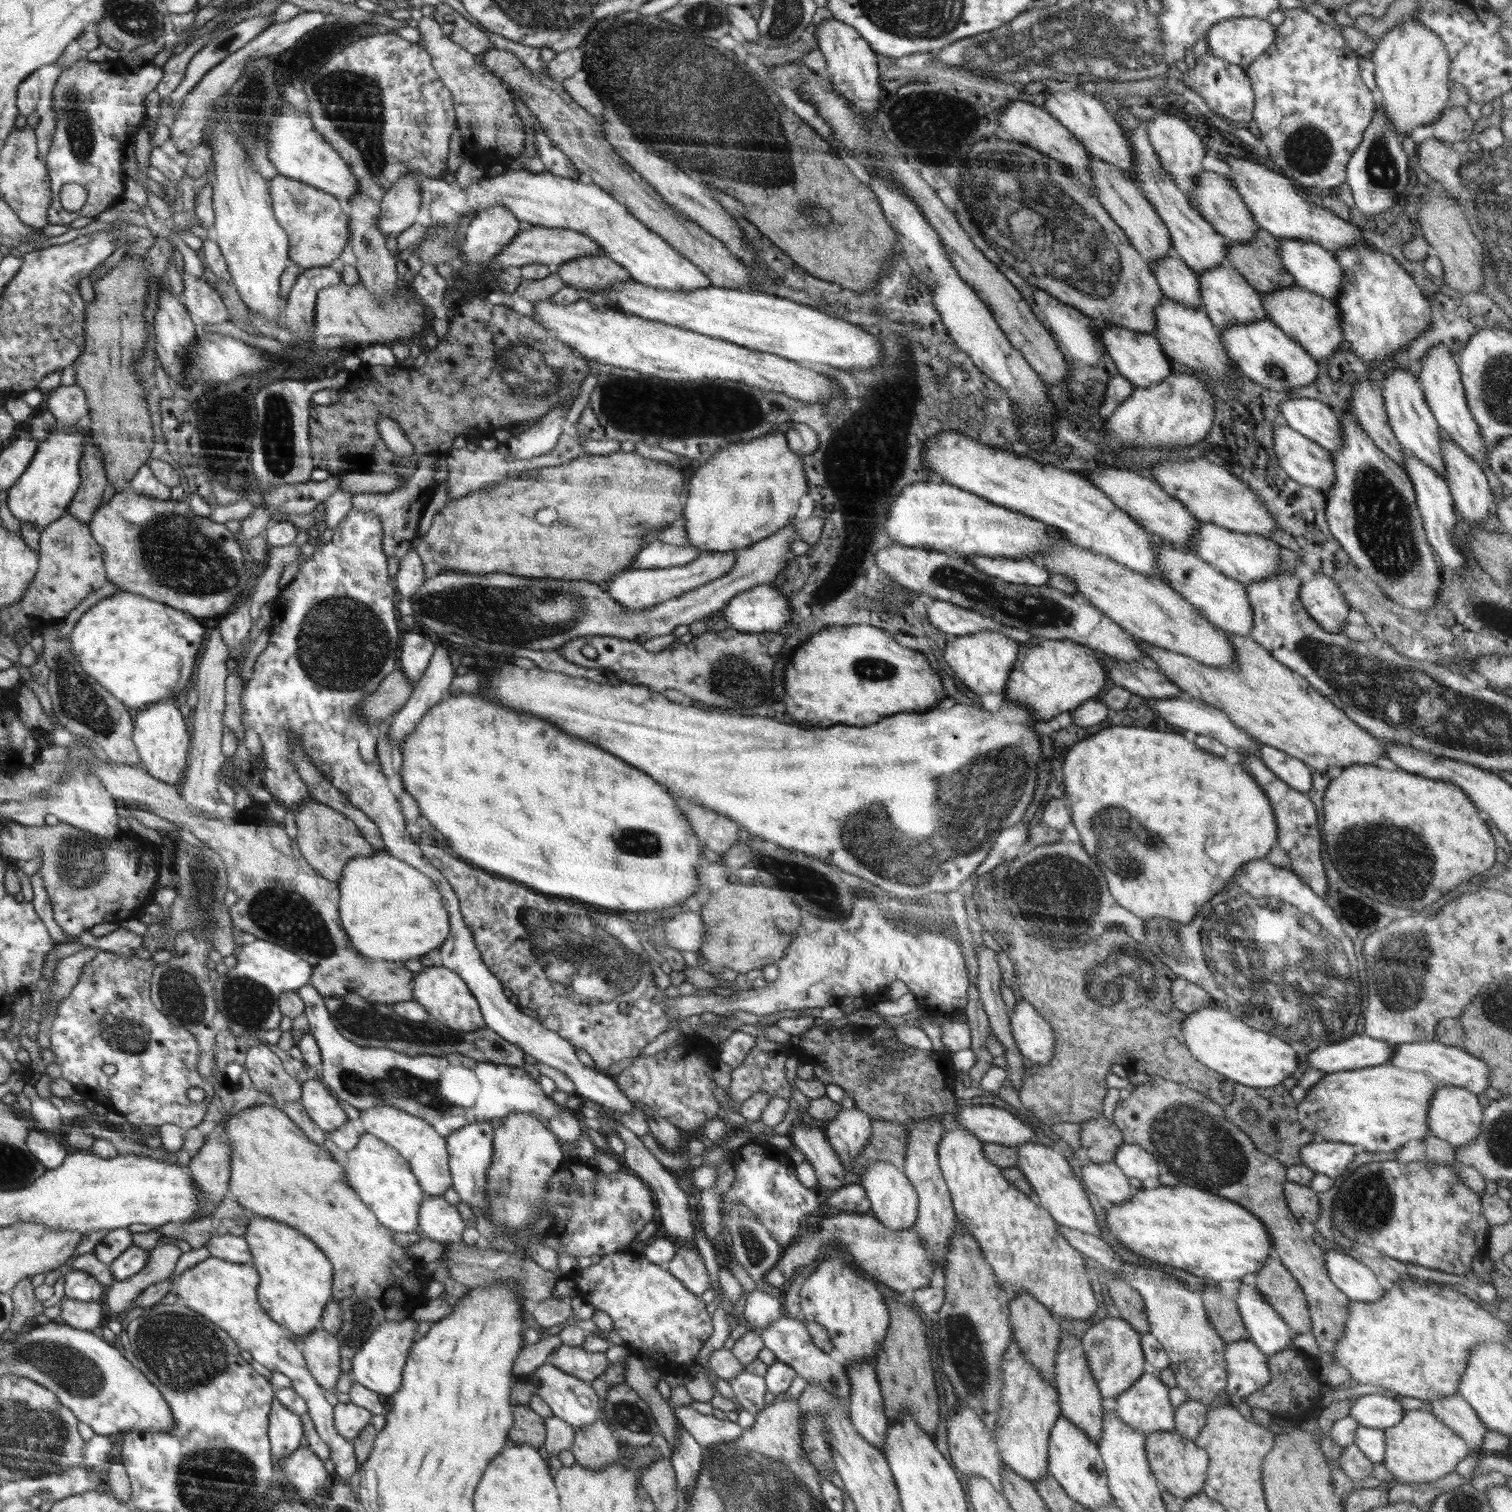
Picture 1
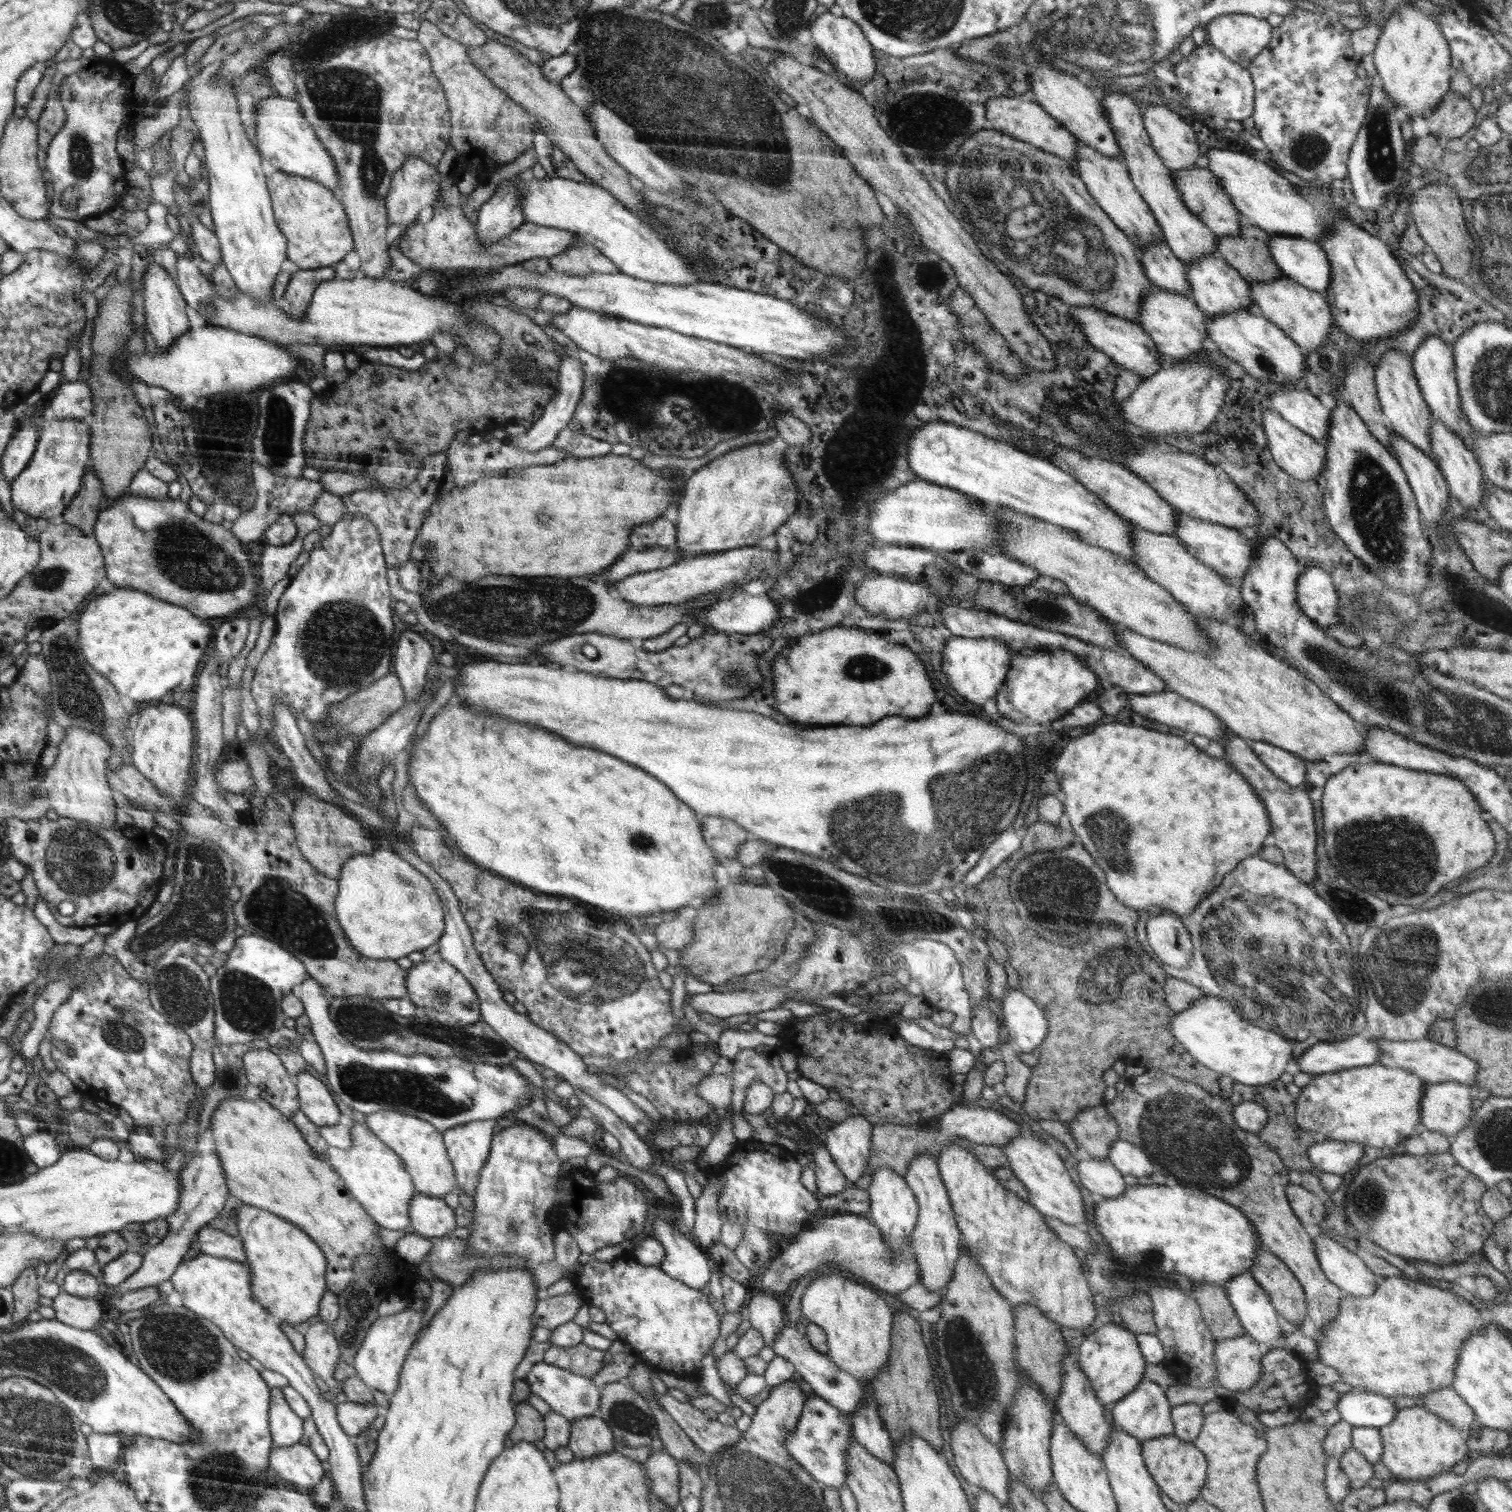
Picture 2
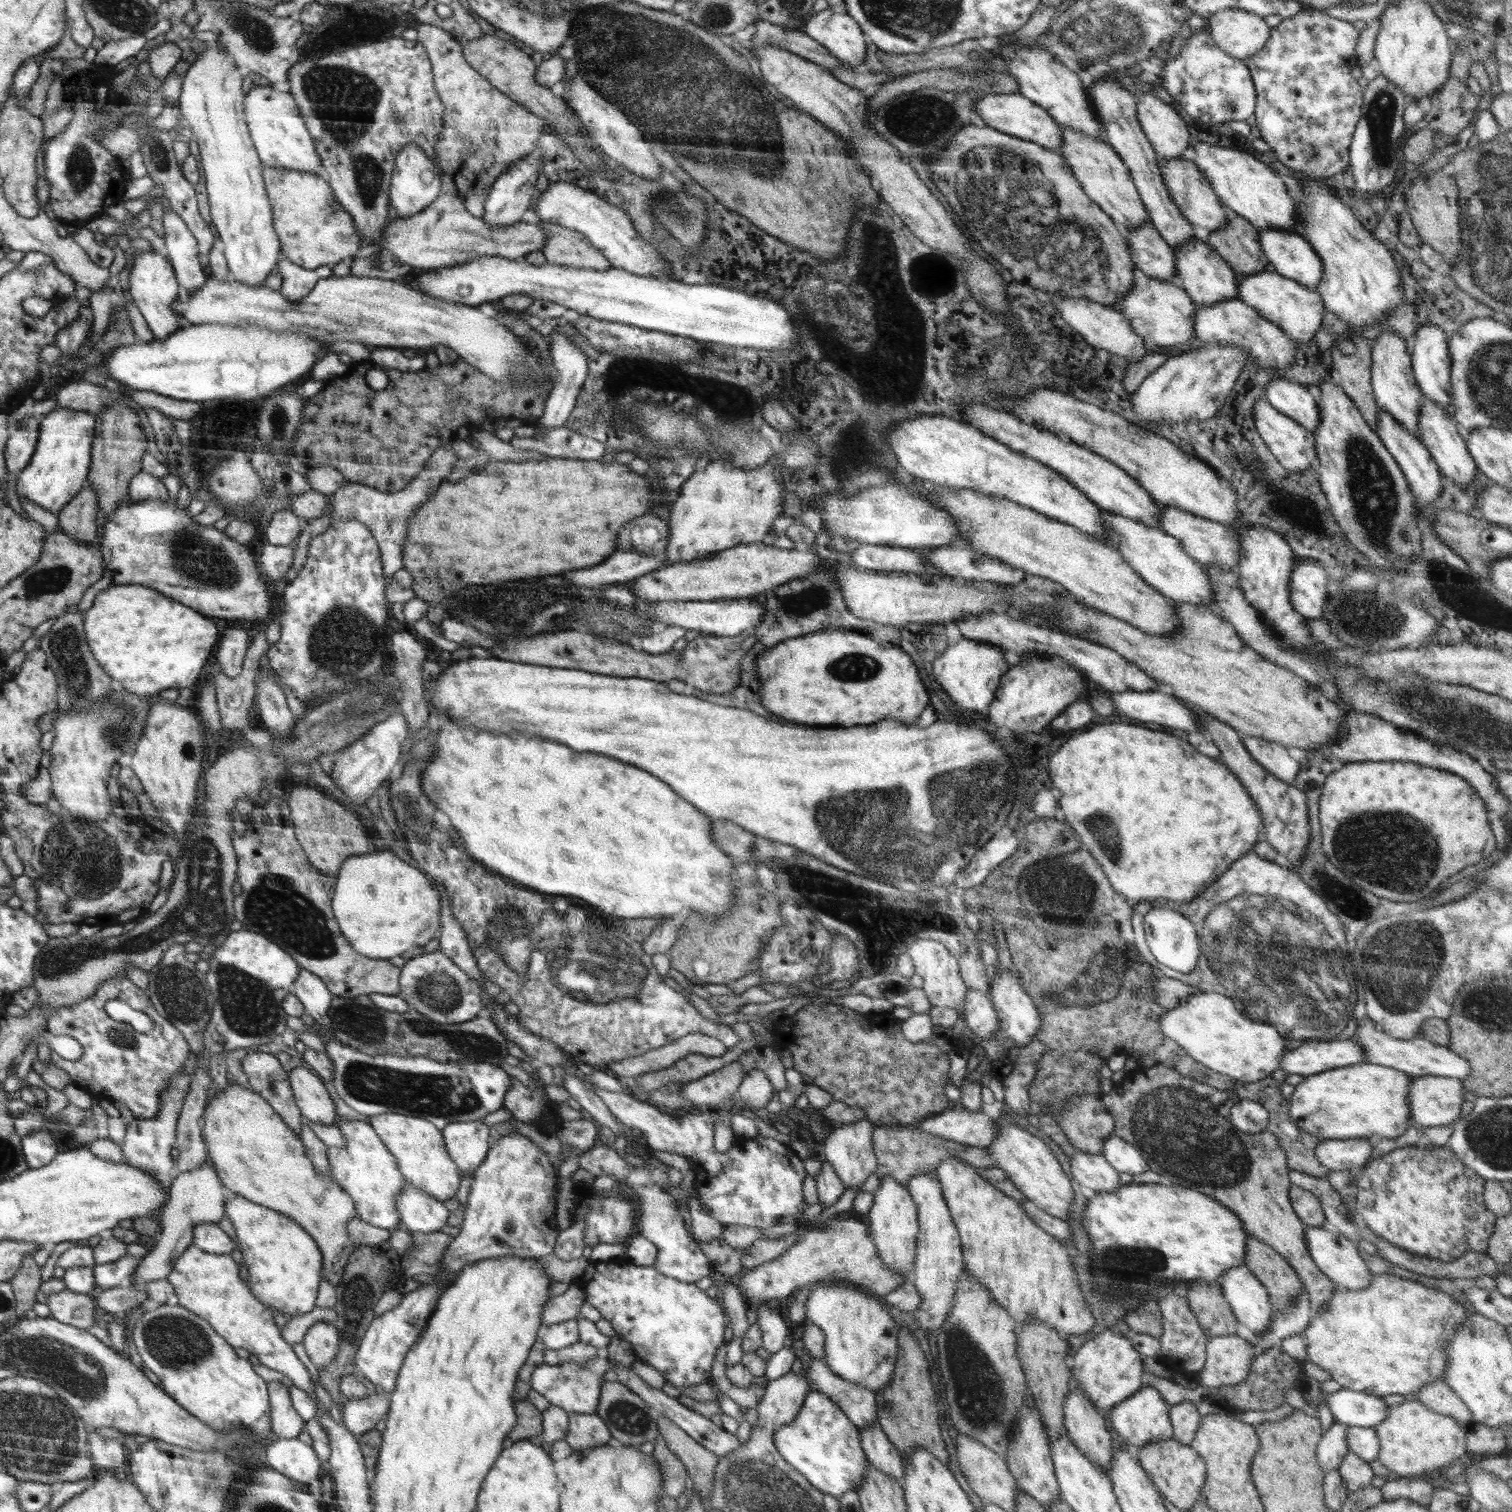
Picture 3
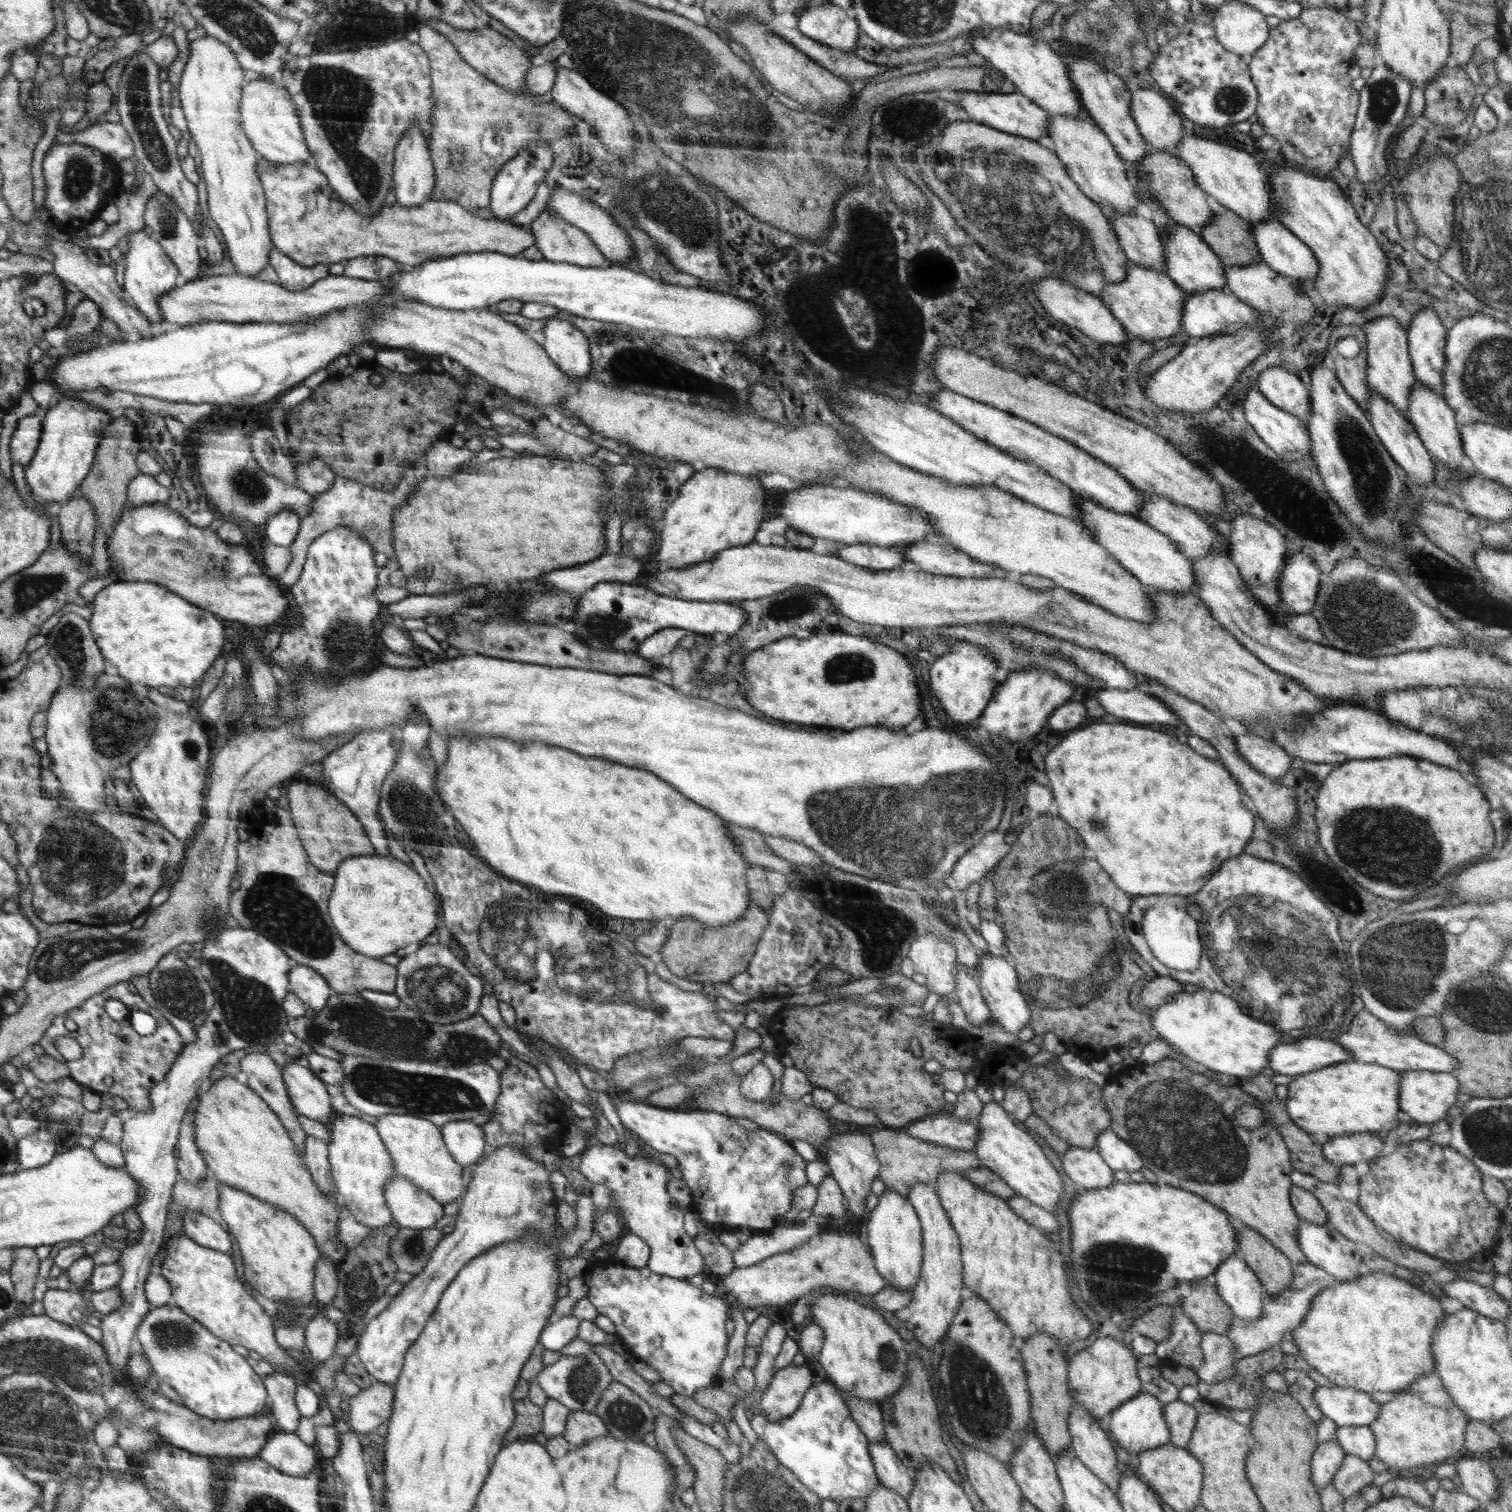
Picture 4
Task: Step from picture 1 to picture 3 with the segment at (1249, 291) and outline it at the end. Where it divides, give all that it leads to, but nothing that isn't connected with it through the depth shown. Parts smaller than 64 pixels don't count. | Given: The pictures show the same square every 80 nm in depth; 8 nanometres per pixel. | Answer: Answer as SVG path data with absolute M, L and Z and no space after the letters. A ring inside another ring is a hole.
M1190 240L1188 244L1180 246L1173 253L1175 258L1175 275L1171 283L1175 284L1178 288L1183 288L1198 308L1200 306L1220 304L1220 302L1226 302L1226 300L1238 300L1238 275L1206 242Z

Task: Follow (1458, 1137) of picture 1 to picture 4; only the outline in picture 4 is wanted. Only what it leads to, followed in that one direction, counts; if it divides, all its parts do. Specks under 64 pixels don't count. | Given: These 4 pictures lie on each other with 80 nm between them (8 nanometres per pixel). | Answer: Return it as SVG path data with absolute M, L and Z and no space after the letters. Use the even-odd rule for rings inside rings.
M1405 1070L1400 1073L1399 1107L1404 1117L1420 1125L1430 1126L1446 1118L1446 1111L1456 1102L1458 1094L1458 1079L1452 1073L1423 1070Z

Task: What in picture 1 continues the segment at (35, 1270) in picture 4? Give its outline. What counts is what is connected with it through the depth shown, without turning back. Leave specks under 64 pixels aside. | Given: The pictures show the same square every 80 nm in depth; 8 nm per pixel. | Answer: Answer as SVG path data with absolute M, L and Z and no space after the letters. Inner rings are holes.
M31 1278L18 1282L10 1294L15 1306L11 1328L19 1334L34 1323L34 1316L43 1314L44 1307L39 1300L36 1300L35 1287L31 1283Z

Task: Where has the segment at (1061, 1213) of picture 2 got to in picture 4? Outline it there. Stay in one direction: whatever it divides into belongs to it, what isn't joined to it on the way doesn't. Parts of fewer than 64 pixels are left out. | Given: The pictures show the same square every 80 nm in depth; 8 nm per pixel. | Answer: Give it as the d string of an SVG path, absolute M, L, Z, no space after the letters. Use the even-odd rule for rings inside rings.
M994 1101L984 1103L977 1118L980 1136L978 1136L978 1144L972 1152L976 1153L976 1157L980 1159L981 1168L988 1168L994 1175L998 1175L1014 1190L1016 1195L1022 1196L1052 1213L1058 1208L1063 1196L1062 1179L1052 1168L1052 1164L1048 1162L1048 1158L1044 1156L1040 1146L1024 1130L1014 1126L1014 1122L1010 1122L1008 1117L1010 1116L1003 1107Z

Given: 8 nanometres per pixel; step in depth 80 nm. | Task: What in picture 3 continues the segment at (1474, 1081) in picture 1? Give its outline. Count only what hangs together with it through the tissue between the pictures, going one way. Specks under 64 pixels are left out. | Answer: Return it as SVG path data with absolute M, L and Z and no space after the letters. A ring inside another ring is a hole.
M1370 1017L1359 1021L1353 1039L1365 1050L1367 1063L1389 1066L1414 1077L1432 1075L1456 1077L1462 1080L1471 1071L1468 1061L1452 1052L1447 1046L1434 1044L1422 1036L1410 1040L1390 1036L1382 1027L1377 1027Z

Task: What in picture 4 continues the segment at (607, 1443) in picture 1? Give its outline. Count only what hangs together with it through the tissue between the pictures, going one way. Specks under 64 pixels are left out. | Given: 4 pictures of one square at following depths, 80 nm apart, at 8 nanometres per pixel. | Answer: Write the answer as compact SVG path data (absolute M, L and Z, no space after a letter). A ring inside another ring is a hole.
M572 1411L565 1424L563 1437L569 1441L572 1447L576 1447L608 1435L609 1429L605 1421L594 1412Z

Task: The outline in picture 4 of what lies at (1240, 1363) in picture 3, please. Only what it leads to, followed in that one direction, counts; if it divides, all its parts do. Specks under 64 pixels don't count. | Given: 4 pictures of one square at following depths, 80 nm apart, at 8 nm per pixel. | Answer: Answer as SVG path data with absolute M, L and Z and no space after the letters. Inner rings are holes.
M1203 1332L1200 1348L1204 1358L1202 1365L1196 1369L1200 1381L1213 1383L1227 1379L1235 1373L1233 1364L1239 1359L1233 1357L1234 1345L1225 1334Z

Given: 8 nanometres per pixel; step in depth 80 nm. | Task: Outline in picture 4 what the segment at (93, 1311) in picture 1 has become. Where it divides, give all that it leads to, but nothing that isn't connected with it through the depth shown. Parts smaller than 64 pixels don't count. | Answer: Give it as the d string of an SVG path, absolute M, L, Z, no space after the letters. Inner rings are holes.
M48 1289L42 1299L44 1315L66 1324L80 1326L91 1315L80 1291Z

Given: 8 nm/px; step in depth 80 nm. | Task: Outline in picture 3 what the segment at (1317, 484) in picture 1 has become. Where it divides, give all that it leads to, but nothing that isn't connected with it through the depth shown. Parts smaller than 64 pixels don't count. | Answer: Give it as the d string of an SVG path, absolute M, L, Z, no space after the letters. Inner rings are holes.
M1256 399L1253 406L1253 419L1258 428L1258 434L1264 438L1266 446L1270 448L1270 452L1276 456L1276 460L1292 472L1304 472L1308 468L1317 467L1316 443L1312 431L1304 428L1299 422L1293 418L1282 414L1276 410L1270 403L1262 399Z

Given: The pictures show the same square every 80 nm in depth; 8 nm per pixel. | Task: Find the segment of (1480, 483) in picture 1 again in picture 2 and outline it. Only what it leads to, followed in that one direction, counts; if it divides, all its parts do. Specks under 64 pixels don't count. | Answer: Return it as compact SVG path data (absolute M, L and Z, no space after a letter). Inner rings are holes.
M1433 418L1429 430L1430 446L1434 459L1436 460L1443 477L1449 486L1449 492L1452 493L1464 507L1474 510L1482 498L1484 492L1484 474L1482 467L1478 464L1476 456L1464 444L1463 440L1451 431L1444 423Z

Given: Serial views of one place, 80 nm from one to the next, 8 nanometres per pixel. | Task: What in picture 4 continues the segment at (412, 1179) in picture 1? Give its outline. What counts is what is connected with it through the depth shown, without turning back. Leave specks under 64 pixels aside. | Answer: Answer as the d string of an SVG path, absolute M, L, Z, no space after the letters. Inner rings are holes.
M337 1113L328 1126L332 1131L332 1142L327 1144L331 1178L338 1194L346 1198L349 1214L358 1224L371 1228L393 1224L393 1210L389 1208L385 1192L397 1172L392 1154L388 1153L377 1128L360 1117Z

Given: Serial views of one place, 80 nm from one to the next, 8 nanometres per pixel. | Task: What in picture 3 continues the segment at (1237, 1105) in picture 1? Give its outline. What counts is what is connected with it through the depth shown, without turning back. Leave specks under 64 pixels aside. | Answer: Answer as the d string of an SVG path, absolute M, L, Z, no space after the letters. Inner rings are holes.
M1270 1075L1261 1078L1254 1082L1244 1082L1243 1080L1236 1080L1234 1092L1238 1092L1240 1099L1246 1098L1256 1102L1260 1102L1269 1112L1268 1132L1272 1132L1278 1140L1278 1144L1282 1147L1282 1152L1286 1154L1287 1166L1291 1171L1298 1171L1308 1175L1315 1176L1316 1178L1326 1179L1330 1170L1324 1168L1314 1154L1314 1148L1320 1145L1320 1140L1311 1136L1308 1132L1302 1131L1292 1120L1289 1115L1290 1101L1281 1093L1281 1086L1283 1082L1279 1082Z

